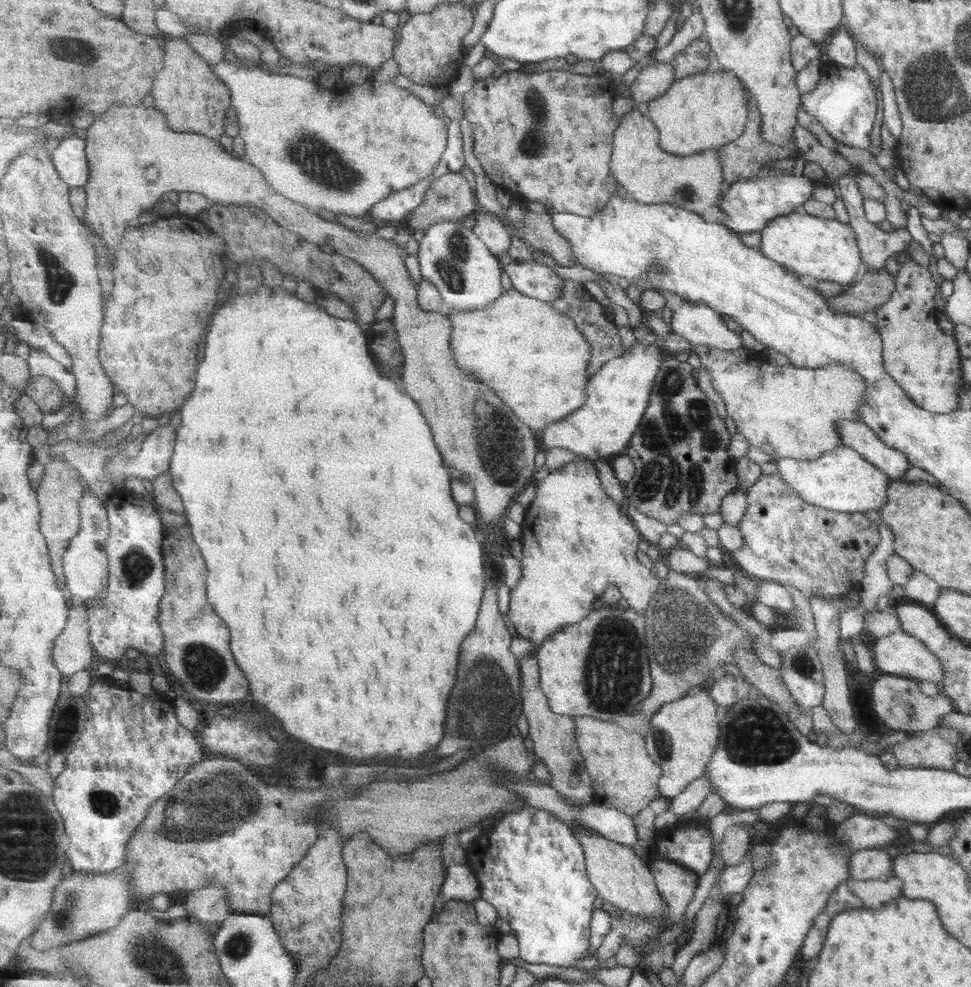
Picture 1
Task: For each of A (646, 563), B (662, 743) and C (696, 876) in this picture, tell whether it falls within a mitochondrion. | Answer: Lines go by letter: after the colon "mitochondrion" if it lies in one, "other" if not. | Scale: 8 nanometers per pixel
A: other
B: mitochondrion
C: other

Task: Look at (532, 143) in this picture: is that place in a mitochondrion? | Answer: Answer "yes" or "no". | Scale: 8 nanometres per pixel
yes

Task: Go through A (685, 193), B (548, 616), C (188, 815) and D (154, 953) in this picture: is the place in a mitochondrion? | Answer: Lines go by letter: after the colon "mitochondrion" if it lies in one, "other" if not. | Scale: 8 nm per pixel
A: mitochondrion
B: other
C: mitochondrion
D: mitochondrion

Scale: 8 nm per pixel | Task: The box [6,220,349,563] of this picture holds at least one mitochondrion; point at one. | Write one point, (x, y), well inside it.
(58, 281)

